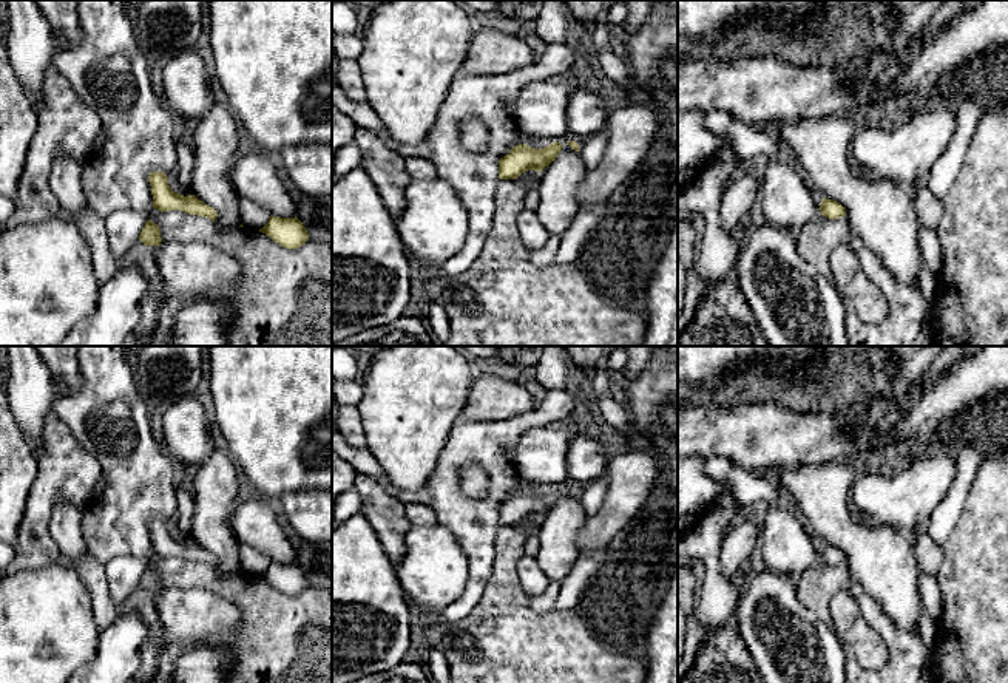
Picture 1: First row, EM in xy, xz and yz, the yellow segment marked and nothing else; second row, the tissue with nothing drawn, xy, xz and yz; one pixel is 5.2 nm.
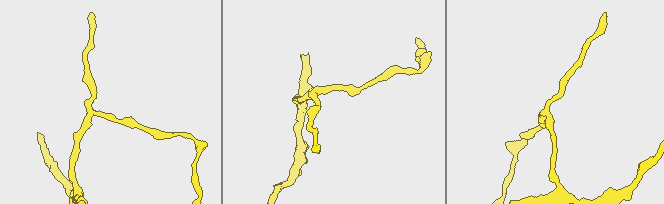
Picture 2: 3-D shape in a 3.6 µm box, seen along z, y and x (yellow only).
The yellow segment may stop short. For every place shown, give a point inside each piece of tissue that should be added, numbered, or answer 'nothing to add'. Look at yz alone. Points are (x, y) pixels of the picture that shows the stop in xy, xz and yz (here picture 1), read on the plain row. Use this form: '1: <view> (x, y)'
nothing to add

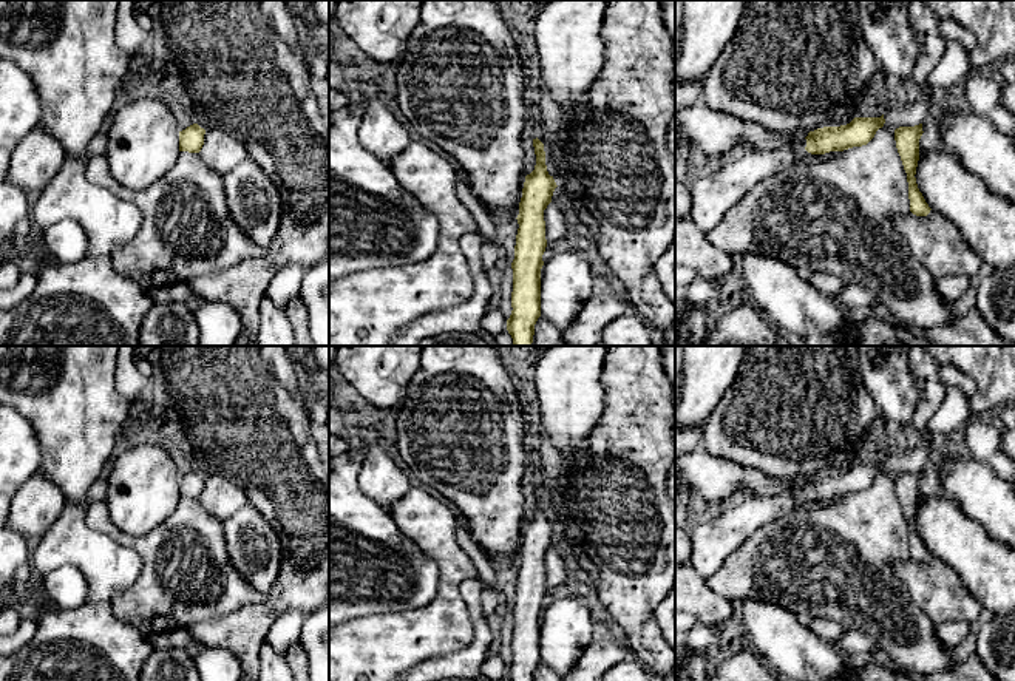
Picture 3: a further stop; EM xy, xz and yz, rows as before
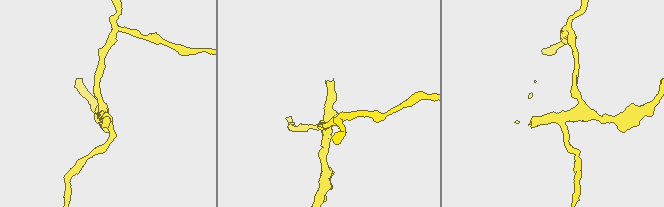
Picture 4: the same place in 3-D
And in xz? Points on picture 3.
nothing to add

